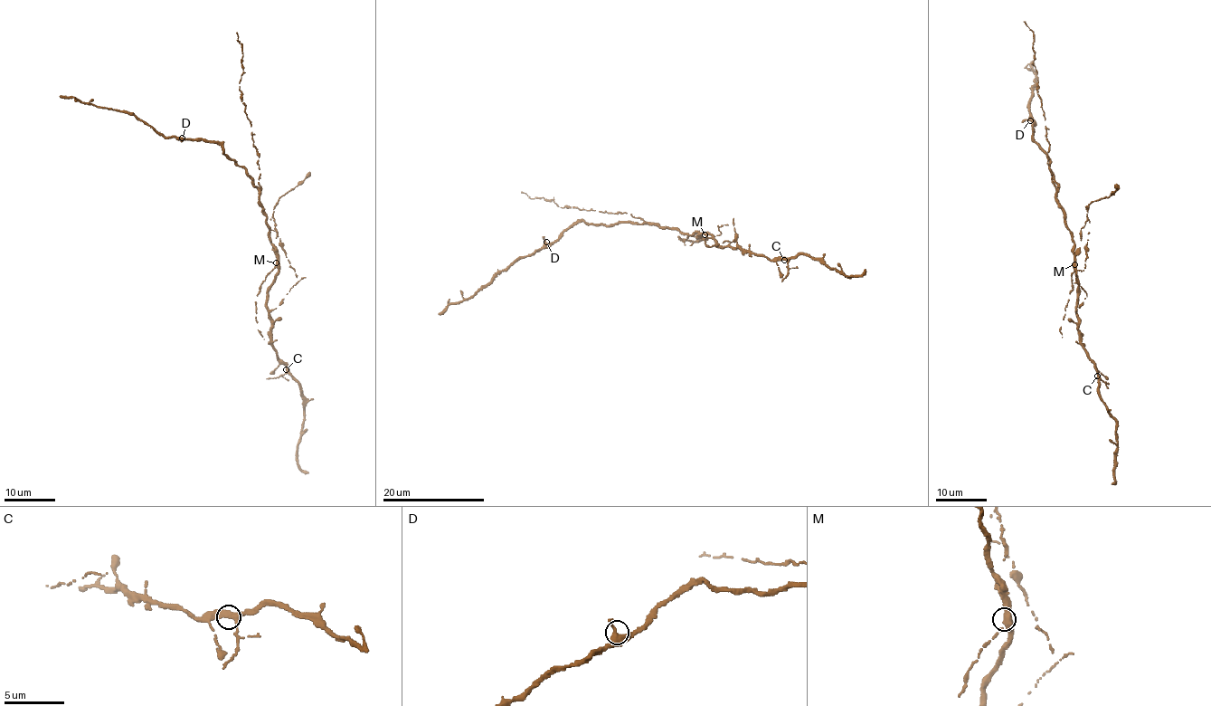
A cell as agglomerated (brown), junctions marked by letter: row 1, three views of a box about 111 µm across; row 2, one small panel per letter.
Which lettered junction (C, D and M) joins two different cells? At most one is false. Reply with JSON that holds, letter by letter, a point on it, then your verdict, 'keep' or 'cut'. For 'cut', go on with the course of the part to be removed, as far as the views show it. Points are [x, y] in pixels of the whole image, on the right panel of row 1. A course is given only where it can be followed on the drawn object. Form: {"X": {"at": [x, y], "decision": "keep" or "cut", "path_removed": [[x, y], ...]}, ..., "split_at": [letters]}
{"C": {"at": [1097, 376], "decision": "keep"}, "D": {"at": [1030, 120], "decision": "keep"}, "M": {"at": [1074, 264], "decision": "cut", "path_removed": [[1074, 264], [1081, 232], [1087, 218], [1087, 209], [1092, 201], [1113, 195], [1117, 184]]}, "split_at": ["M"]}

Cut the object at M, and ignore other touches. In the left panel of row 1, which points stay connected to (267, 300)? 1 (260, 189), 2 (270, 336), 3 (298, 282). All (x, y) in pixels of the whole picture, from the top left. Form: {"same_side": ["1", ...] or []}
{"same_side": ["1", "2", "3"]}

